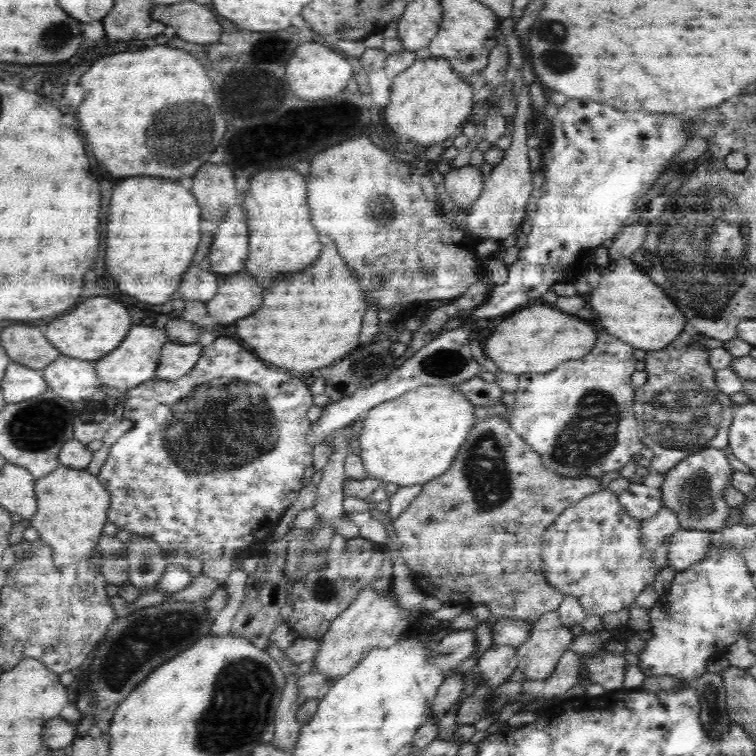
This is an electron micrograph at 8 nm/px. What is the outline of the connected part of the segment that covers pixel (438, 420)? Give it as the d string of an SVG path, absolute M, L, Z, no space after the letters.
M420 386L366 413L359 447L364 469L384 484L424 485L444 475L475 426L474 404L456 387Z

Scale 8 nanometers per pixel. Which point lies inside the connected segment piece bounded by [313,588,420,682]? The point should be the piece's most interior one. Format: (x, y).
(372, 621)

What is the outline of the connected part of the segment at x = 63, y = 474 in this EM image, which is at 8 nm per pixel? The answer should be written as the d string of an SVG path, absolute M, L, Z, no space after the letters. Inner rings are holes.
M59 465L54 471L35 483L38 510L30 518L39 534L39 545L48 545L53 550L56 567L68 567L80 561L89 560L96 553L96 544L104 534L108 508L111 505L110 494L97 475L84 469L70 469Z

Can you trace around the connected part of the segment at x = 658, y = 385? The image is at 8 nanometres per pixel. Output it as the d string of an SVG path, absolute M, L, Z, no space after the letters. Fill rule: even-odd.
M687 328L668 346L658 351L646 351L644 371L648 375L647 381L636 387L634 394L633 409L639 428L639 438L643 445L654 453L650 471L662 475L696 452L704 449L724 450L729 447L729 427L733 422L735 405L727 394L717 389L716 370L709 367L709 352L696 343L697 335L698 333Z

